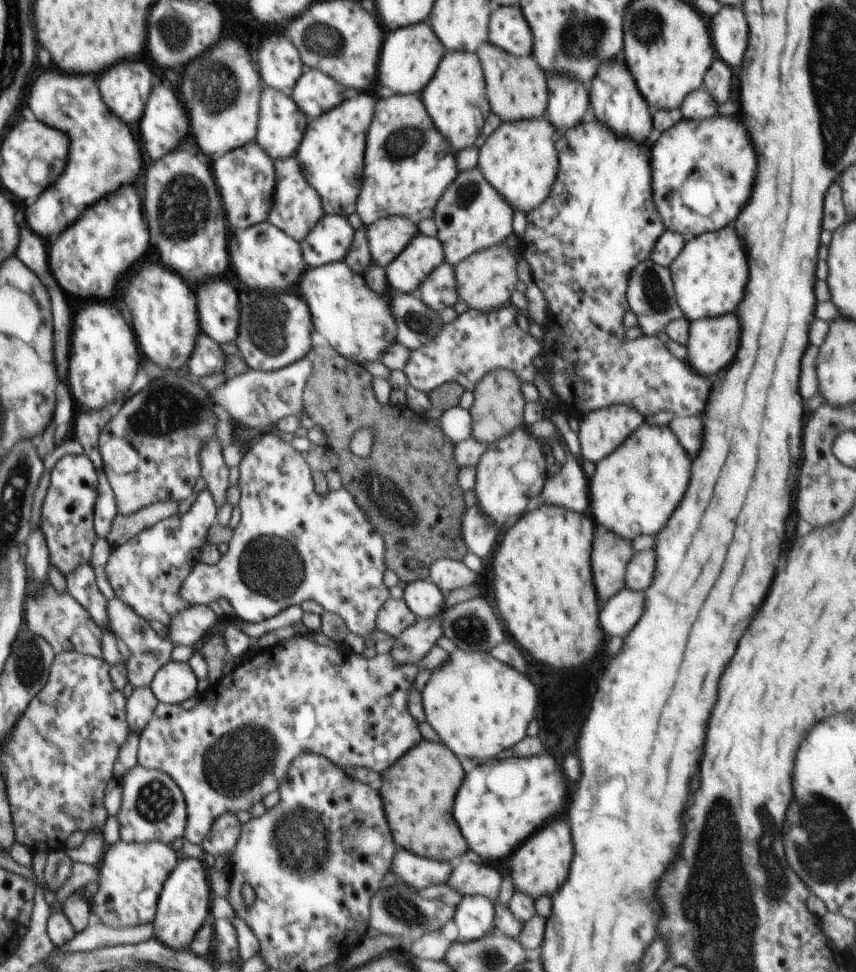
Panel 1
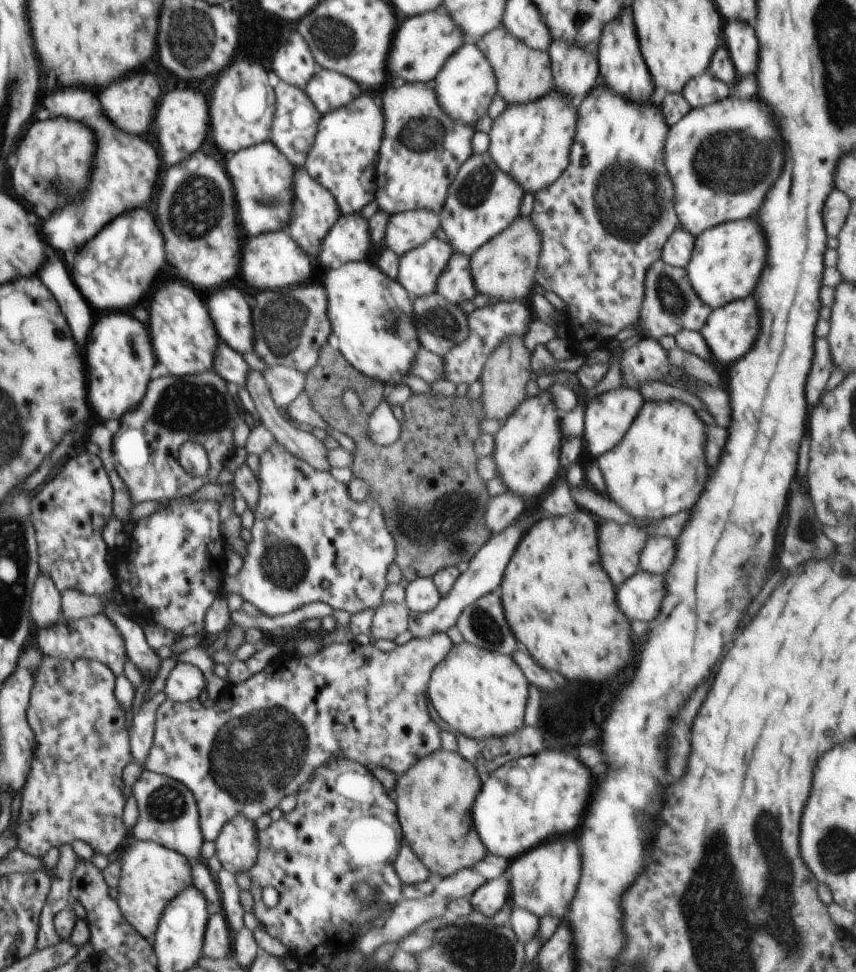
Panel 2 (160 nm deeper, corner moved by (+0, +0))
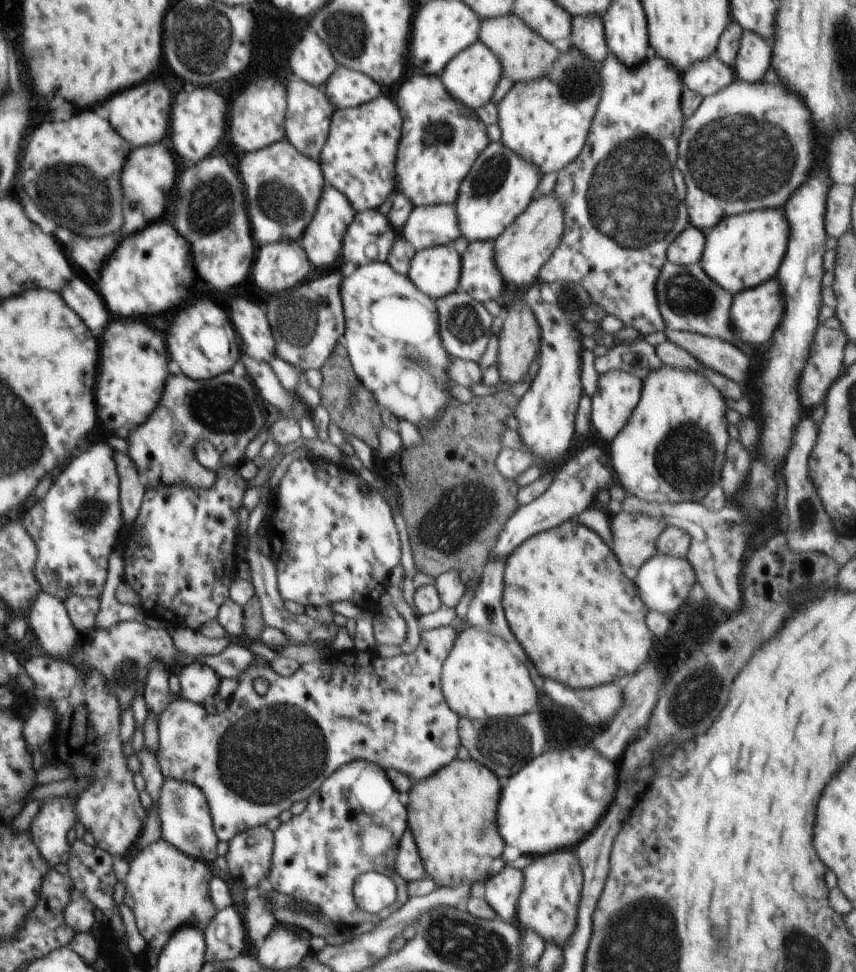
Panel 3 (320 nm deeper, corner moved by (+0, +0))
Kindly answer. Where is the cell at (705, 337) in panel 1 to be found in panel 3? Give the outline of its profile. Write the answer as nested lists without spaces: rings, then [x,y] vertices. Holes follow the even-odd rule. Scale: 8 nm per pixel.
[[[772,278],[766,284],[736,293],[731,304],[733,329],[748,344],[766,344],[785,315],[780,282]]]

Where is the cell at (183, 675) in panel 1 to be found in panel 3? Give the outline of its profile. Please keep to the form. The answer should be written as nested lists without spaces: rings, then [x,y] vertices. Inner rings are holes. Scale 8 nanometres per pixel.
[[[198,661],[183,666],[177,675],[181,682],[182,692],[180,698],[198,703],[199,705],[203,704],[204,699],[208,698],[208,696],[213,697],[217,694],[222,680],[211,666],[199,663]]]

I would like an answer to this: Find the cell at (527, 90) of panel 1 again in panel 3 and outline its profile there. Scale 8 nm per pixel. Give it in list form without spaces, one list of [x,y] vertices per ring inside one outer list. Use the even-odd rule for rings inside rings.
[[[512,10],[505,15],[494,18],[485,18],[481,21],[479,40],[482,41],[501,60],[502,76],[509,77],[514,83],[554,75],[556,57],[559,55],[559,46],[542,38],[533,28],[530,28]]]

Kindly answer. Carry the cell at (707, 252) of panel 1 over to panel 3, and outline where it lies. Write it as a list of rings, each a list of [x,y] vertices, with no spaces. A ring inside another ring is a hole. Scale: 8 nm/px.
[[[782,208],[754,210],[725,216],[705,232],[705,237],[704,252],[699,262],[701,267],[715,283],[735,295],[776,276],[786,254],[790,226]]]

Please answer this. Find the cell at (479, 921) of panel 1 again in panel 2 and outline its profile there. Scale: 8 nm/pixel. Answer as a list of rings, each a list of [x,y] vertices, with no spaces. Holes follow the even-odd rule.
[[[504,875],[486,880],[470,896],[473,910],[481,912],[484,916],[494,916],[504,904],[510,901],[510,890],[511,886]]]

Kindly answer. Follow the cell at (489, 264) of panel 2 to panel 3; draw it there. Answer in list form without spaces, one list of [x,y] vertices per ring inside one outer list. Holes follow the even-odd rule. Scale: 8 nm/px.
[[[551,192],[532,200],[528,208],[495,238],[495,263],[510,290],[525,290],[538,281],[540,269],[558,248],[565,230],[565,208]]]

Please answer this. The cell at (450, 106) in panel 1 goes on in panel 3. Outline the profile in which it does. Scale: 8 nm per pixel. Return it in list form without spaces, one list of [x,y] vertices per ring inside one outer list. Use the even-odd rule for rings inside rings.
[[[476,41],[472,46],[457,54],[446,65],[440,78],[448,92],[468,108],[476,110],[491,101],[494,89],[503,74],[501,60],[482,41]]]

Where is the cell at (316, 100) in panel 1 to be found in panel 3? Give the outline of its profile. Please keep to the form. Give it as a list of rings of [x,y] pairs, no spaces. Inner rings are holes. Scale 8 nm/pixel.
[[[339,65],[323,86],[336,109],[354,108],[380,96],[380,86],[363,72]]]

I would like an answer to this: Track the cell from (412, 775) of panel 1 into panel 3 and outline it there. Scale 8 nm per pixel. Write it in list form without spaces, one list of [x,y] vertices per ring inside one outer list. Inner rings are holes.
[[[458,758],[432,776],[414,783],[410,792],[404,797],[407,823],[412,828],[425,871],[434,878],[438,887],[471,886],[476,882],[482,882],[492,860],[500,859],[500,854],[504,850],[504,840],[496,828],[498,798],[500,798],[500,782],[496,774],[474,759],[463,761]]]

